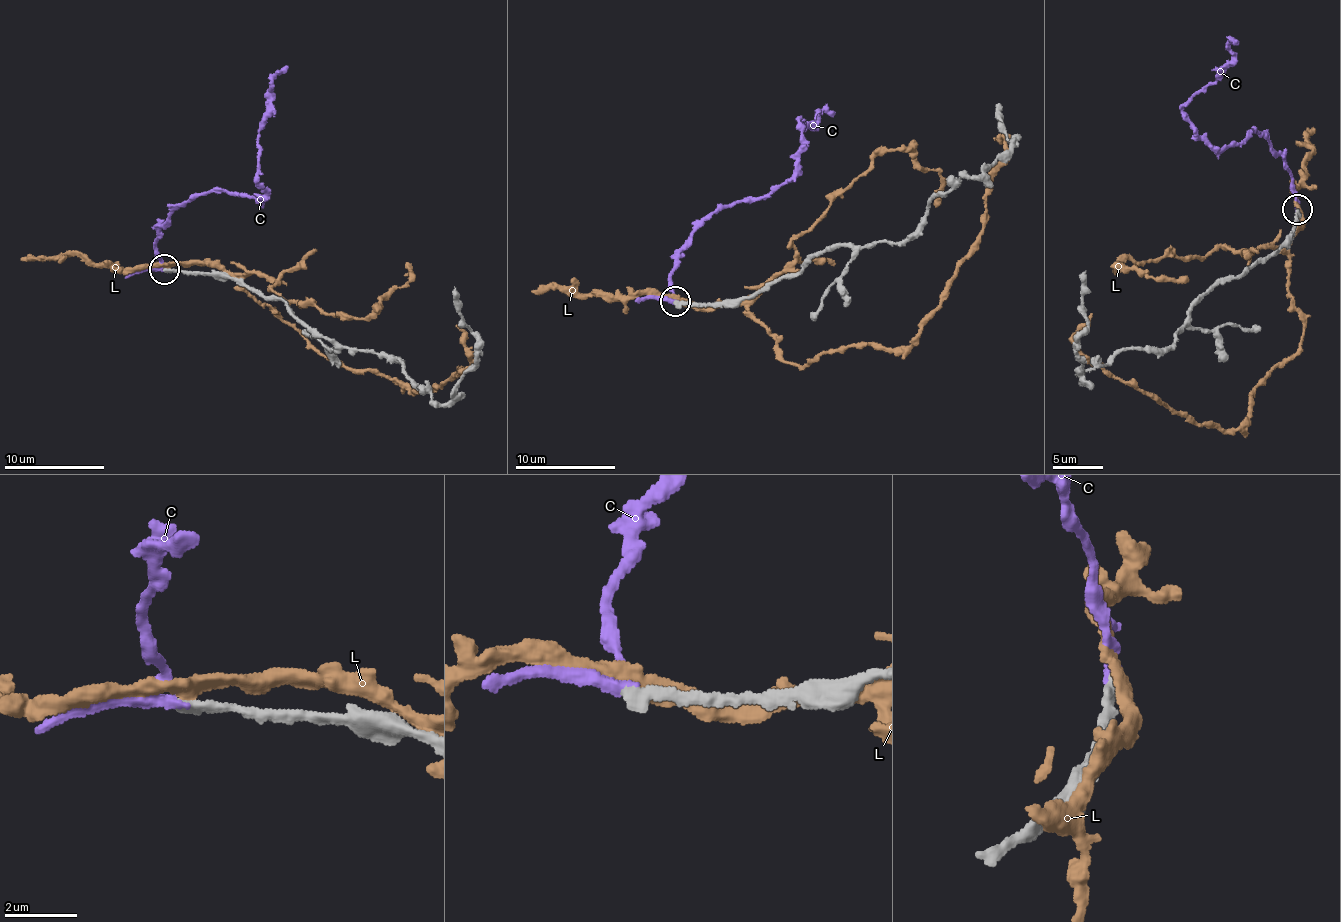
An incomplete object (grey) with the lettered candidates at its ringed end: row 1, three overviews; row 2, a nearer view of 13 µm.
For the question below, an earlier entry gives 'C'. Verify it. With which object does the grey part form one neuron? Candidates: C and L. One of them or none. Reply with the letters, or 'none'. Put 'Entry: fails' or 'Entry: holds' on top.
Entry: holds
C

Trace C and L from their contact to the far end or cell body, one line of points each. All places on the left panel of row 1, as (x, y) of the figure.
C: (166, 271), (155, 242), (173, 210), (209, 192), (256, 200), (264, 195), (258, 132), (272, 79), (288, 66)
L: (166, 267), (226, 269), (320, 352), (348, 369), (381, 372), (415, 393), (469, 366), (470, 350), (457, 324)

